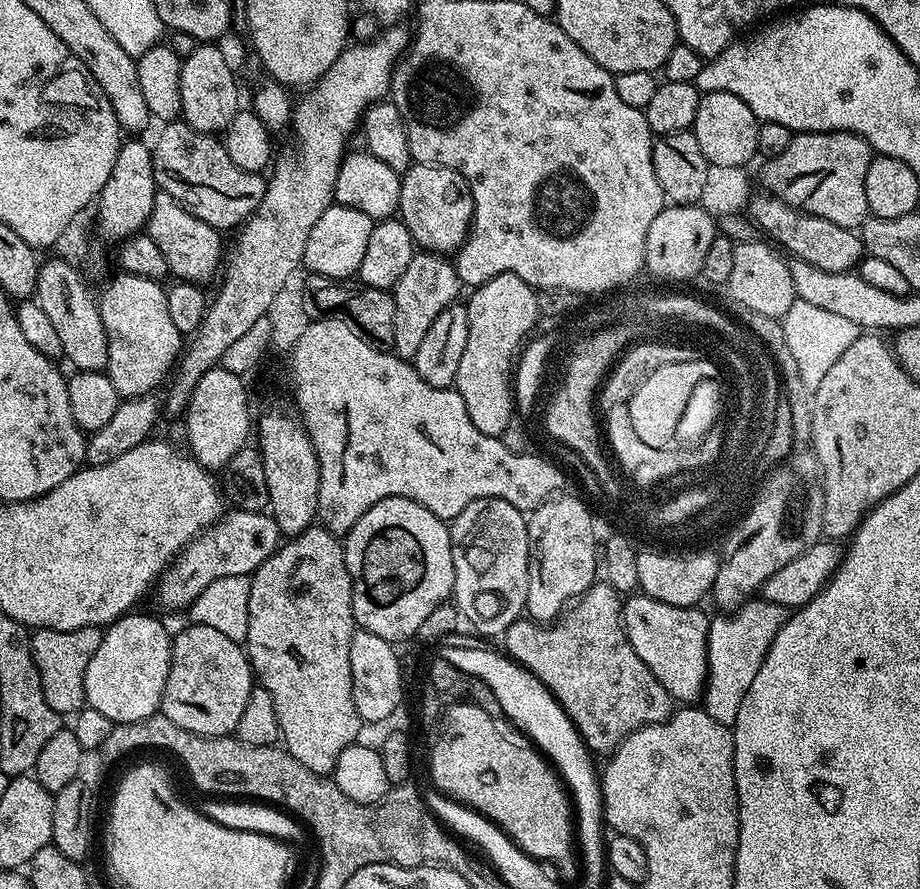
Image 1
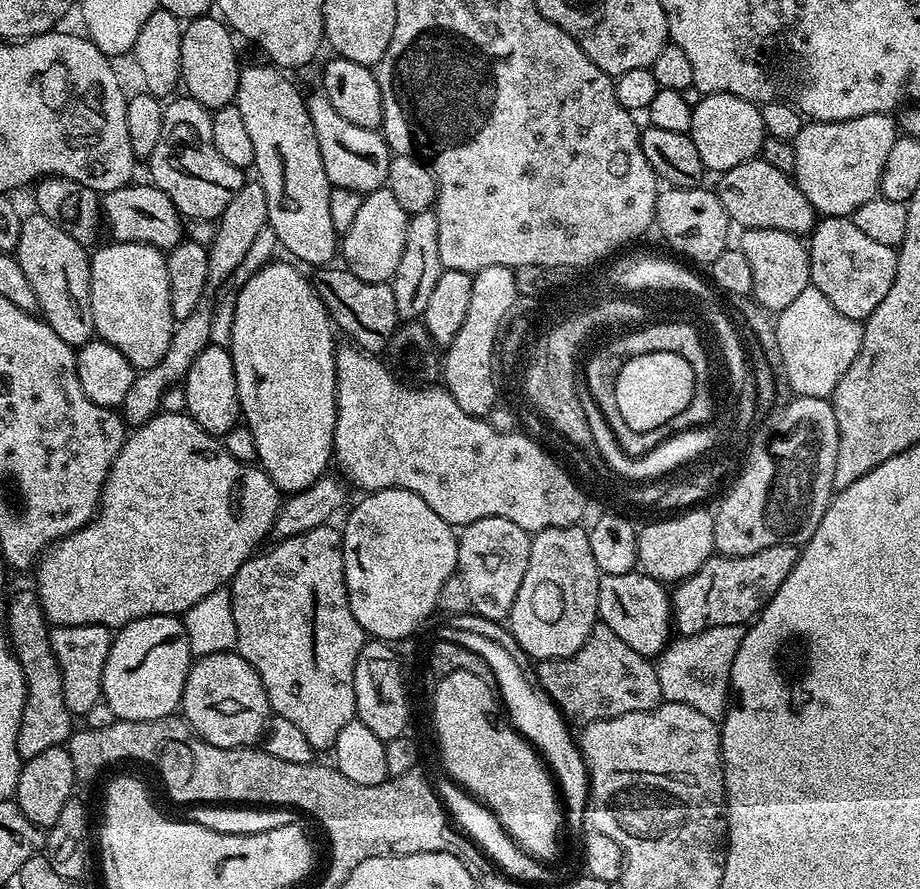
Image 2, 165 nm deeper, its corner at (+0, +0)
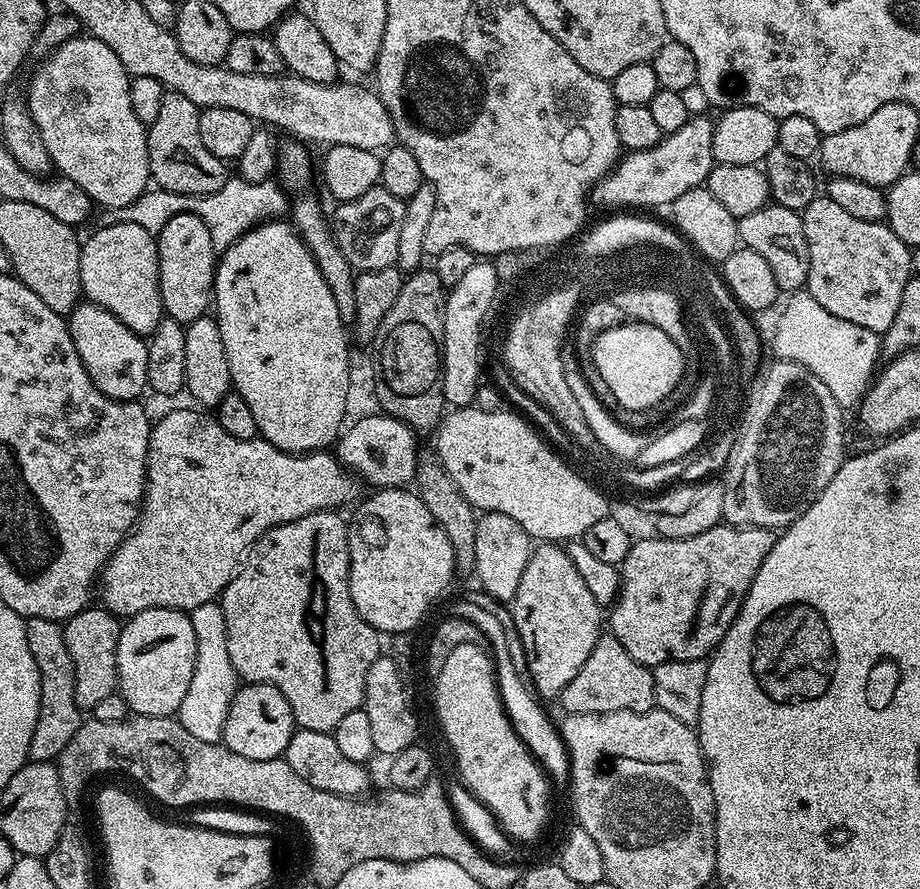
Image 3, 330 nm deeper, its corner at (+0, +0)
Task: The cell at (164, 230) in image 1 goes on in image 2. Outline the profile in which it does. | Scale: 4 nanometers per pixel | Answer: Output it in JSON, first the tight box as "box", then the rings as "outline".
{"box":[102,182,185,250],"outline":[[[133,182],[125,188],[103,193],[102,220],[106,228],[112,231],[111,239],[116,242],[142,242],[161,250],[170,250],[185,235],[185,221],[180,211],[174,202],[170,202],[168,195],[151,182]]]}

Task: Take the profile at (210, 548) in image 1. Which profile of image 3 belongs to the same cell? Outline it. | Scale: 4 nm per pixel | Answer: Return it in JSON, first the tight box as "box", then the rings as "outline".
{"box":[334,414,418,489],"outline":[[[387,414],[380,416],[364,416],[347,425],[341,431],[334,445],[334,455],[345,468],[351,470],[365,485],[373,484],[373,489],[402,488],[411,485],[416,478],[416,461],[418,449],[416,450],[417,433],[412,431],[406,422]]]}

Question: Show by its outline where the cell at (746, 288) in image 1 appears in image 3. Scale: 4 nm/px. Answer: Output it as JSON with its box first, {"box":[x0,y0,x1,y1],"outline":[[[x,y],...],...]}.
{"box":[738,202,810,294],"outline":[[[769,202],[762,210],[754,210],[754,214],[739,217],[738,234],[743,247],[754,250],[754,254],[762,254],[762,259],[770,265],[770,270],[774,273],[774,280],[778,282],[781,293],[791,294],[807,285],[810,250],[806,246],[801,213]]]}

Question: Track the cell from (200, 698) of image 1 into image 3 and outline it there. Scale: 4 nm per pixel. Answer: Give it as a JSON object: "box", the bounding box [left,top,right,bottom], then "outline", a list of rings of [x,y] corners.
{"box":[222,683,297,760],"outline":[[[245,683],[243,686],[237,687],[236,695],[232,697],[228,707],[222,743],[234,754],[242,754],[242,758],[278,760],[283,757],[286,746],[290,746],[290,738],[296,732],[297,727],[294,714],[290,710],[290,702],[286,702],[282,690],[278,690],[269,684]]]}

